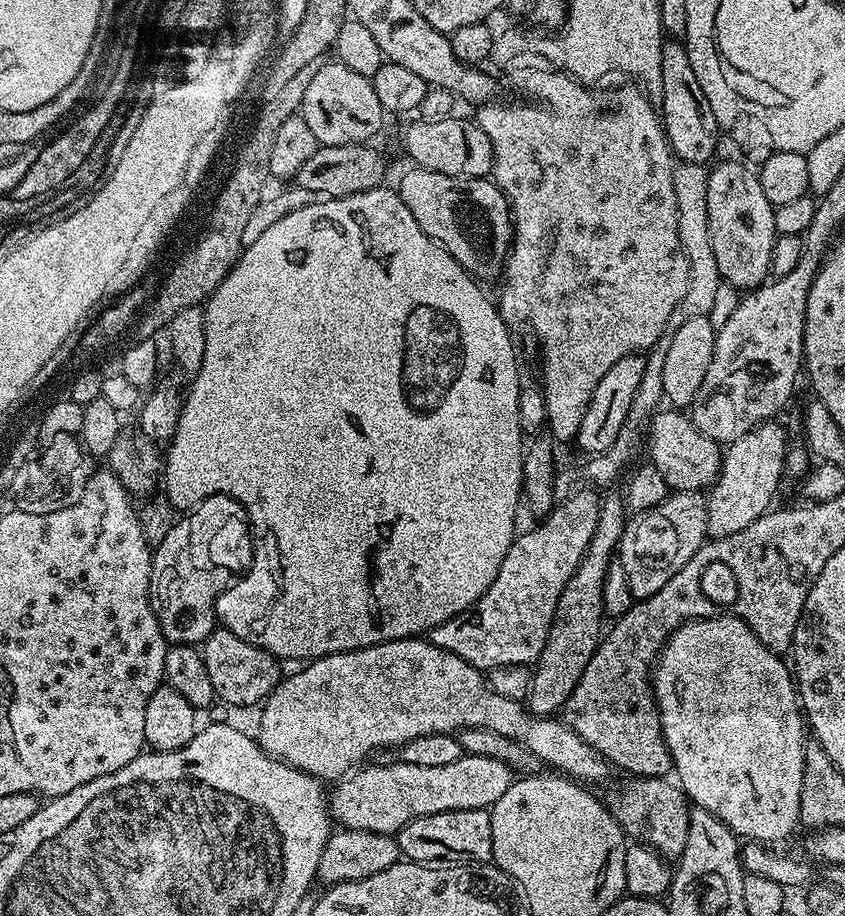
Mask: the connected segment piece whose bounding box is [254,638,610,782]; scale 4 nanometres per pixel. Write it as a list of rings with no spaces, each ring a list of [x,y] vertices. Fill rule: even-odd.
[[[409,638],[406,640],[391,640],[385,644],[375,644],[369,648],[359,648],[358,650],[350,650],[349,652],[339,652],[338,654],[330,654],[329,656],[319,656],[317,660],[305,663],[303,666],[297,667],[293,676],[285,675],[281,679],[280,685],[277,686],[268,699],[264,701],[260,712],[260,729],[254,732],[255,739],[258,741],[261,750],[267,756],[274,757],[275,760],[282,764],[288,765],[289,768],[296,768],[300,772],[305,772],[316,777],[321,782],[339,781],[341,778],[347,777],[357,766],[363,765],[371,752],[380,752],[383,748],[395,750],[400,745],[410,742],[414,738],[422,738],[426,734],[456,734],[465,728],[485,728],[492,730],[494,734],[500,734],[502,738],[510,738],[514,742],[518,742],[522,746],[526,746],[526,750],[530,750],[530,754],[534,754],[539,758],[541,765],[550,767],[557,773],[563,774],[568,778],[573,778],[578,782],[589,782],[588,780],[604,780],[610,771],[610,765],[602,754],[598,754],[598,750],[594,750],[594,746],[587,744],[582,737],[569,728],[563,719],[553,718],[552,716],[535,716],[529,712],[527,707],[519,700],[511,700],[510,698],[502,698],[502,694],[494,694],[494,690],[489,686],[485,673],[479,668],[470,666],[470,662],[466,662],[462,658],[458,658],[453,652],[442,650],[438,646],[432,644],[428,638]]]

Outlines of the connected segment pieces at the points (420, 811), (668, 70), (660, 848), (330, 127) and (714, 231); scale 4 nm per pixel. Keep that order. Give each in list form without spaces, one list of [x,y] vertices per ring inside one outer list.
[[[461,754],[450,766],[391,763],[369,763],[341,779],[333,792],[331,789],[330,816],[341,829],[395,834],[402,826],[414,822],[414,818],[450,810],[488,810],[506,794],[514,779],[512,771],[502,762],[485,756]]]
[[[669,39],[661,46],[661,76],[661,93],[662,99],[664,98],[662,123],[669,149],[677,161],[707,165],[708,159],[716,152],[722,128],[716,123],[714,113],[710,110],[706,94],[698,83],[698,74],[694,74],[694,66],[690,66],[687,47],[679,39]]]
[[[633,776],[623,779],[609,790],[608,796],[606,795],[606,807],[615,820],[619,822],[625,837],[651,848],[661,857],[669,858],[668,856],[672,856],[672,858],[678,858],[686,846],[688,814],[690,811],[690,801],[685,796],[683,788],[680,787],[679,783],[659,776]]]
[[[321,63],[317,67],[305,97],[302,98],[299,116],[306,122],[306,126],[310,126],[317,145],[342,146],[371,141],[371,136],[379,134],[386,119],[384,108],[378,102],[378,94],[374,94],[371,79],[362,74],[354,74],[354,70],[345,64],[331,63]]]
[[[724,160],[708,173],[706,201],[710,242],[713,243],[721,281],[732,284],[737,290],[751,290],[769,279],[778,233],[774,226],[774,206],[766,194],[762,194],[759,175],[747,163],[736,160]]]

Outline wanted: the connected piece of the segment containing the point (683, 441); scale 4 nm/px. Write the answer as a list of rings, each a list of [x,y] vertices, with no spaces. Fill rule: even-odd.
[[[657,411],[646,424],[650,462],[672,492],[703,493],[711,489],[720,475],[721,445],[698,431],[683,411],[667,411]]]

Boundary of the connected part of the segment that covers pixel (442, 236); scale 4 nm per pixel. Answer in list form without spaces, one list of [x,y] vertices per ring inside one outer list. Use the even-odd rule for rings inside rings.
[[[415,166],[409,169],[398,183],[398,191],[402,202],[406,202],[406,210],[414,214],[414,222],[418,222],[424,233],[445,248],[477,281],[499,277],[514,235],[504,191],[488,178],[438,174]]]

